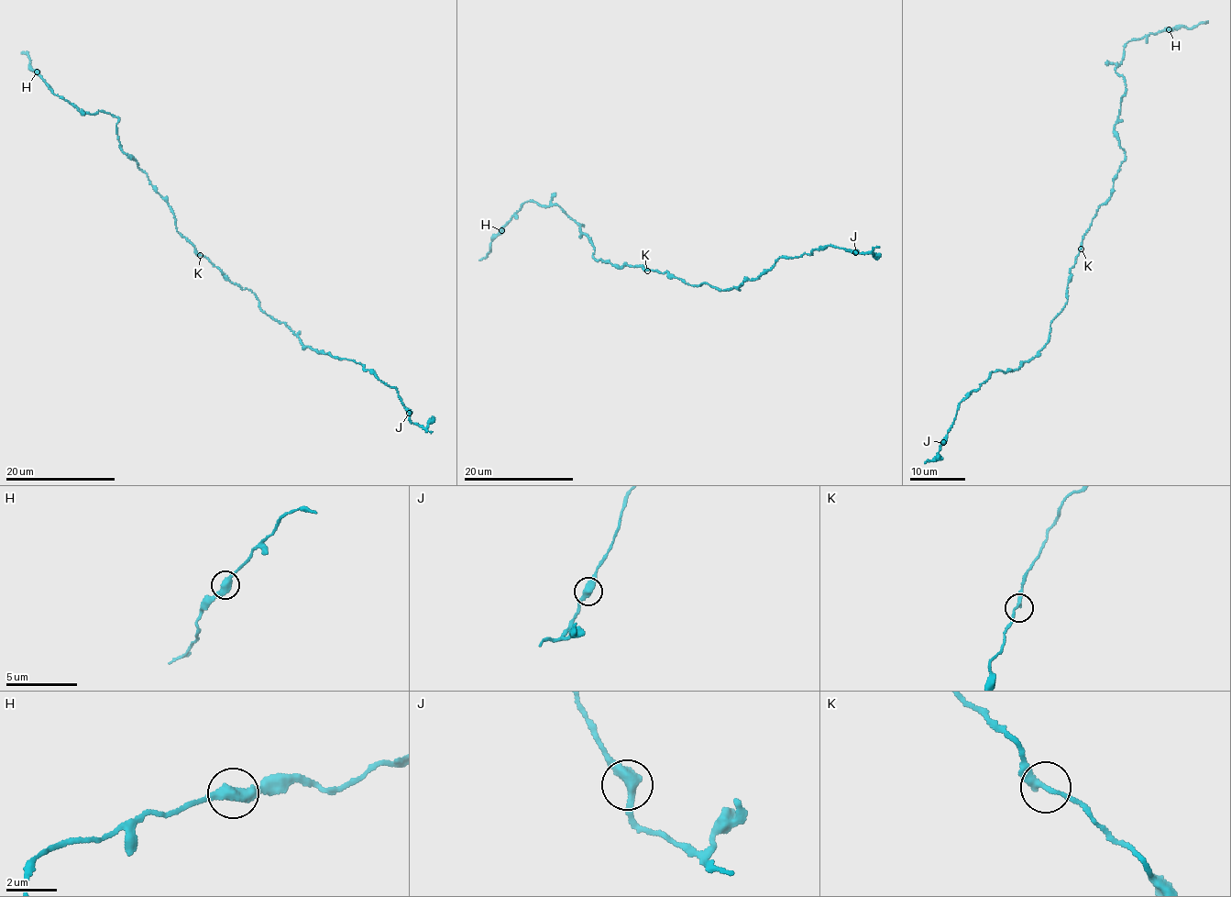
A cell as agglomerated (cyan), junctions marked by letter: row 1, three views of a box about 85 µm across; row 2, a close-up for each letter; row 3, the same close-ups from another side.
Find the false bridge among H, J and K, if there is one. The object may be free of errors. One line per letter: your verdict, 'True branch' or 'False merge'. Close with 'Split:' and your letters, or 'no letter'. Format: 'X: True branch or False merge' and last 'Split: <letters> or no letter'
H: False merge
J: True branch
K: True branch
Split: H

